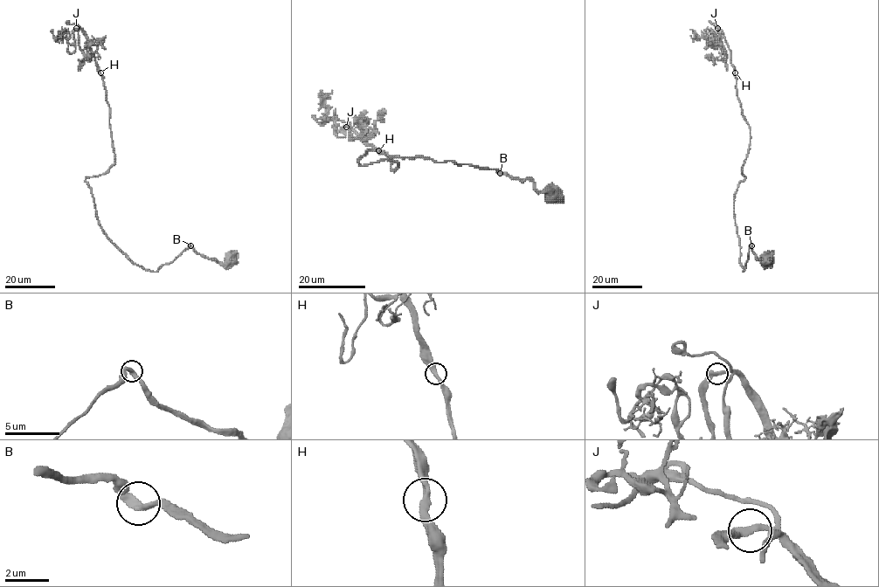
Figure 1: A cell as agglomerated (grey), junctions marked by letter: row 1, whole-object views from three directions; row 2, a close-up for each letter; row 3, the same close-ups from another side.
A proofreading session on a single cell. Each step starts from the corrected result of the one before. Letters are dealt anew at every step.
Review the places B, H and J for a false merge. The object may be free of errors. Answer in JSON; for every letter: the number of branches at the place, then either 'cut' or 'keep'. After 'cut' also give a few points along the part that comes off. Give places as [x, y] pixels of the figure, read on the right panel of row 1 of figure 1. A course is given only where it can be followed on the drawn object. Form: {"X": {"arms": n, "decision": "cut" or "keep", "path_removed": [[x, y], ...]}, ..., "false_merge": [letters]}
{"B": {"arms": 2, "decision": "keep"}, "H": {"arms": 2, "decision": "keep"}, "J": {"arms": 2, "decision": "keep"}, "false_merge": []}

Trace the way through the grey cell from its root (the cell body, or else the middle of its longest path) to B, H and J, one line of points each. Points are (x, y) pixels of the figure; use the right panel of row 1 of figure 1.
B: (765, 260), (757, 259), (751, 245)
H: (765, 260), (751, 245), (743, 272), (739, 260), (734, 198), (746, 177), (750, 131), (735, 72)
J: (765, 260), (751, 245), (743, 272), (739, 260), (734, 198), (746, 177), (750, 131), (717, 28)

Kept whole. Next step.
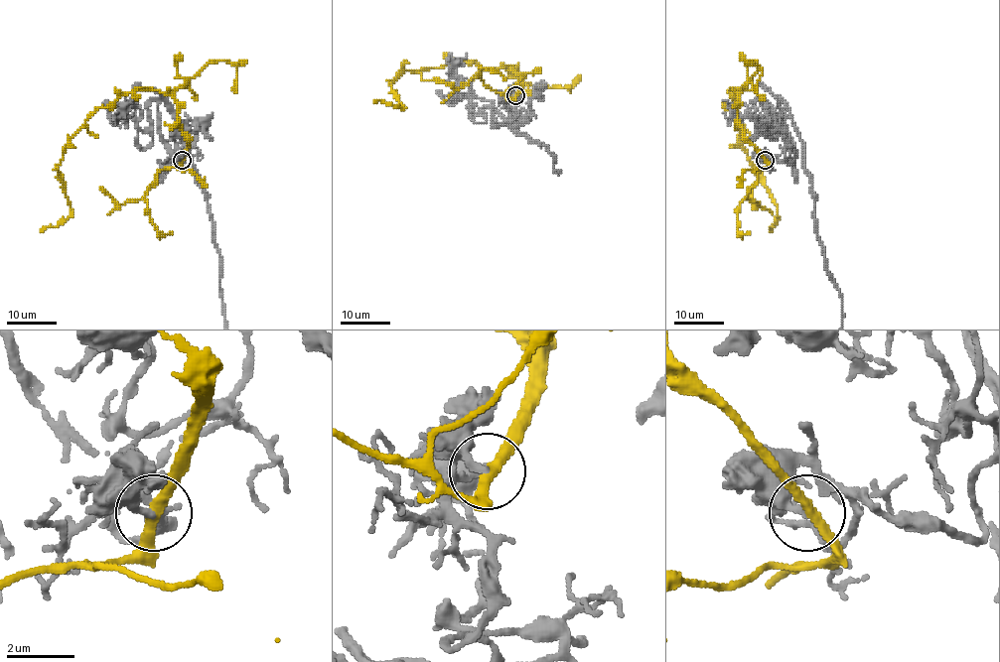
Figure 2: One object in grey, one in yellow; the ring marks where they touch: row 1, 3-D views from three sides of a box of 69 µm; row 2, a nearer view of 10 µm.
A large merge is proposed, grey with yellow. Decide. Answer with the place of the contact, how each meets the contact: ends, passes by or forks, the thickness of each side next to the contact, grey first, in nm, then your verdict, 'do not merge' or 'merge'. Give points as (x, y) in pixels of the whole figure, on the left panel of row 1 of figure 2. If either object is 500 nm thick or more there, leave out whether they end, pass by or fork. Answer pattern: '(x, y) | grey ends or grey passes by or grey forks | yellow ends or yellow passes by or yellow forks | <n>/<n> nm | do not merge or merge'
(182, 160) | grey ends | yellow passes by | 200/300 nm | do not merge

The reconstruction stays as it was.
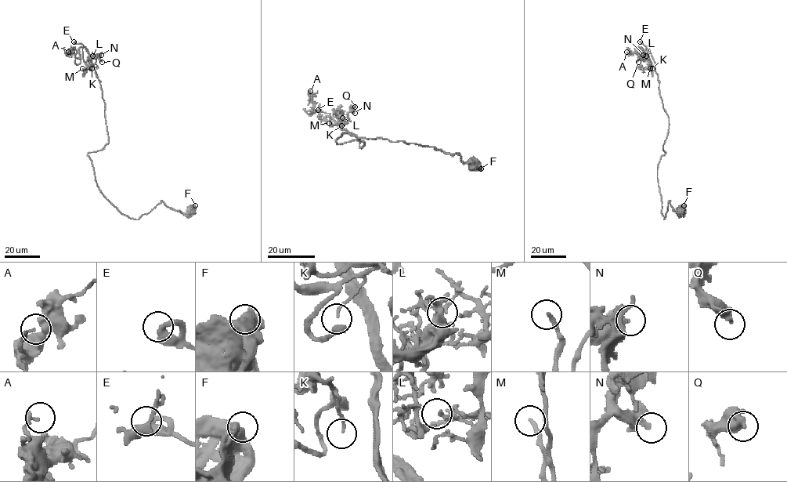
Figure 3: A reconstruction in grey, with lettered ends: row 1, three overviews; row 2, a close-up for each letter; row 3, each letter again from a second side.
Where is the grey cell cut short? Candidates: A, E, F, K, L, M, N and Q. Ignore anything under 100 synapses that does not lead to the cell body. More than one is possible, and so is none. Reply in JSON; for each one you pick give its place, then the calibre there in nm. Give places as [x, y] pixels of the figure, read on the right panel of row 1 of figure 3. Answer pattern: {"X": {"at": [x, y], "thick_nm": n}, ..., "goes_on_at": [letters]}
{"M": {"at": [650, 68], "thick_nm": 180}, "goes_on_at": ["M"]}

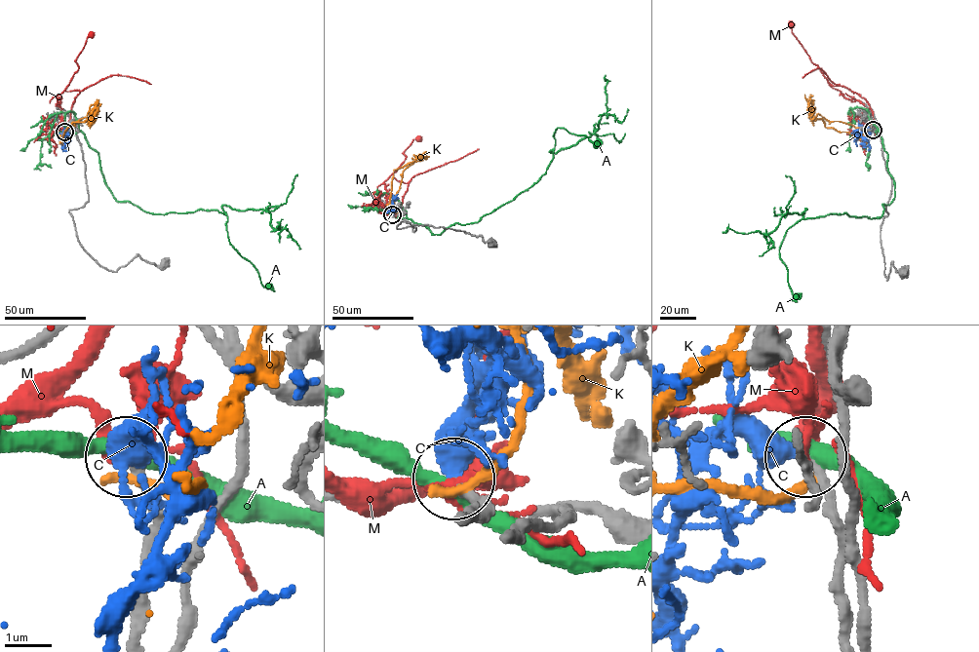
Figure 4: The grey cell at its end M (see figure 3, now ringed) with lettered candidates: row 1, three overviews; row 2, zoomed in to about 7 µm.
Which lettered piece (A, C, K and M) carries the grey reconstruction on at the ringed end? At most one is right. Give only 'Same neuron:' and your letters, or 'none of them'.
Same neuron: C

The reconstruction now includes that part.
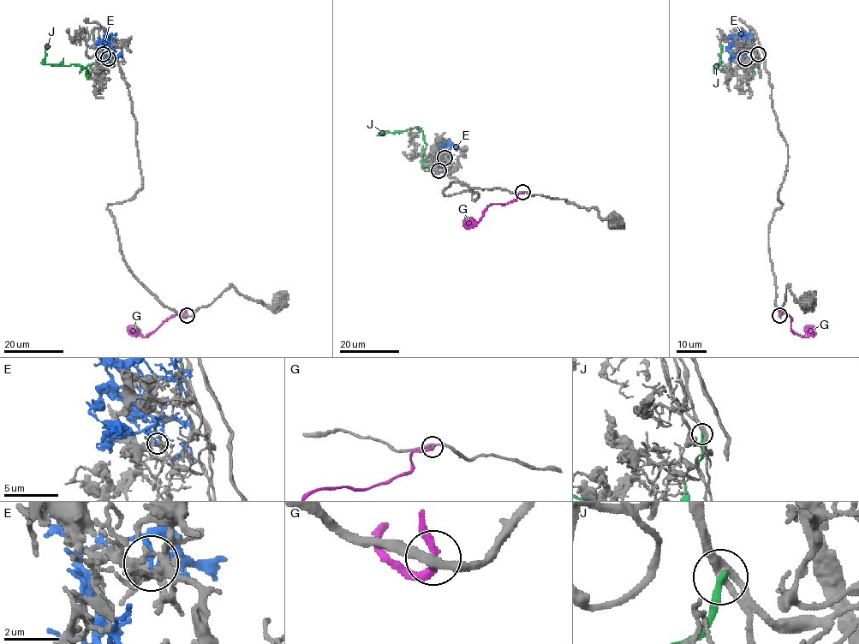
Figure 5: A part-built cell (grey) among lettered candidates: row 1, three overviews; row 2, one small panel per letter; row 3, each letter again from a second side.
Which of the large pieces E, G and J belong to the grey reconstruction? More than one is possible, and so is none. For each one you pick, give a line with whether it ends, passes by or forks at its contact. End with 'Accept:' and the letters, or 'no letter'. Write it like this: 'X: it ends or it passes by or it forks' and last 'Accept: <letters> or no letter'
E: it ends
Accept: E

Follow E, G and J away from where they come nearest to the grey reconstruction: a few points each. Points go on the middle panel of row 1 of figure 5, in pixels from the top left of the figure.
E: (444, 158), (449, 140), (442, 144), (437, 154), (438, 165), (441, 167)
G: (522, 192), (504, 204), (491, 204), (476, 223), (463, 221)
J: (438, 170), (422, 166), (426, 148), (423, 132), (416, 127), (396, 133), (384, 133)

